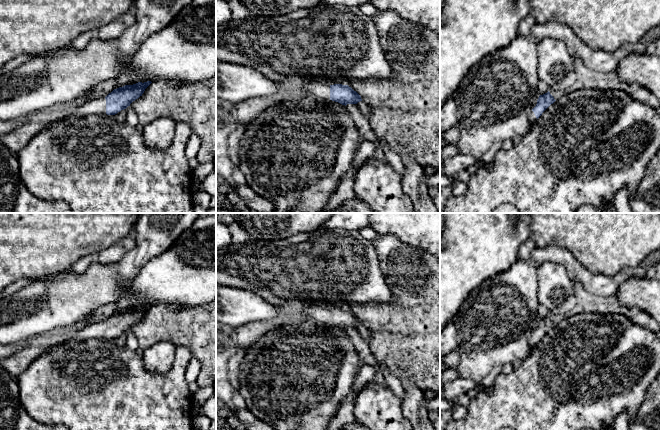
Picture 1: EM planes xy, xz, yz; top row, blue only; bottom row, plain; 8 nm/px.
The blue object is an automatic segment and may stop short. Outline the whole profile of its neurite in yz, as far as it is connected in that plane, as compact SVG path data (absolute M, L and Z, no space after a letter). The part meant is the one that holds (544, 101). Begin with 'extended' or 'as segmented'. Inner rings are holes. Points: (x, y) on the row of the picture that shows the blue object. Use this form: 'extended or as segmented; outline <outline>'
extended; outline M549 91L543 95L540 95L536 106L531 110L530 122L534 123L542 115L542 113L555 101L556 100Z

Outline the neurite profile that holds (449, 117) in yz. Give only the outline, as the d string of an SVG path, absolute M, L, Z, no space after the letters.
M452 96L440 107L440 131L445 133L457 123L459 123L458 109Z

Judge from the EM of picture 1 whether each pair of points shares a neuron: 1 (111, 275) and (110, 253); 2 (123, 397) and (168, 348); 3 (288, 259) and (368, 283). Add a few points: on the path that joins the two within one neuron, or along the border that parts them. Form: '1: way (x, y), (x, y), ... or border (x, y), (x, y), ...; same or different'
1: border (130, 250), (115, 262), (100, 263), (96, 260); different
2: border (141, 356), (151, 372), (164, 373), (171, 366); different
3: way (308, 267), (343, 268), (348, 271); same

